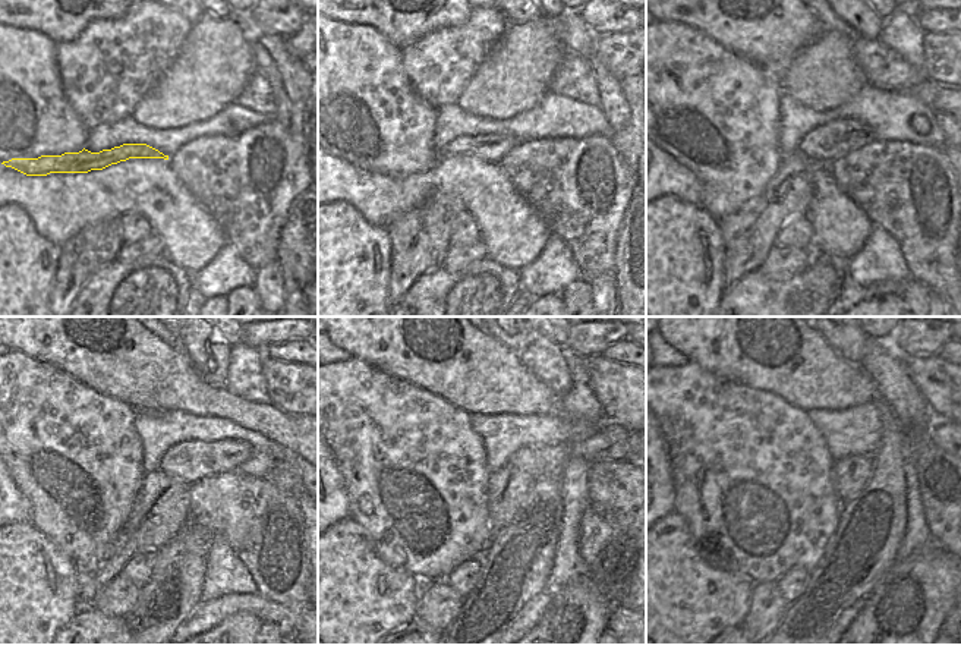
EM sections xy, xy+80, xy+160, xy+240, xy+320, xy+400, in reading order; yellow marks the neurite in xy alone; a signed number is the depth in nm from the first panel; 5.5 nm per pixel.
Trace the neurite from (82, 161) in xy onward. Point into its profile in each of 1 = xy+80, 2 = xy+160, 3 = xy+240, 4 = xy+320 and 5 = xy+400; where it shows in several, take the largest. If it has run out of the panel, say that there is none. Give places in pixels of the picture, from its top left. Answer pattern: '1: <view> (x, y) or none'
1: xy+80 (491, 148)
2: xy+160 (825, 144)
3: xy+240 (189, 462)
4: xy+320 (611, 443)
5: xy+400 (944, 436)

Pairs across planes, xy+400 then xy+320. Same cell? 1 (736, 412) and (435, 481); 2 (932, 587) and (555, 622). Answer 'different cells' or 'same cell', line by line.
1: same cell
2: same cell

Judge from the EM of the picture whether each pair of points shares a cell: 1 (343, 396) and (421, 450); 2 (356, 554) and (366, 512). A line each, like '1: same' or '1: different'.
1: same
2: different

